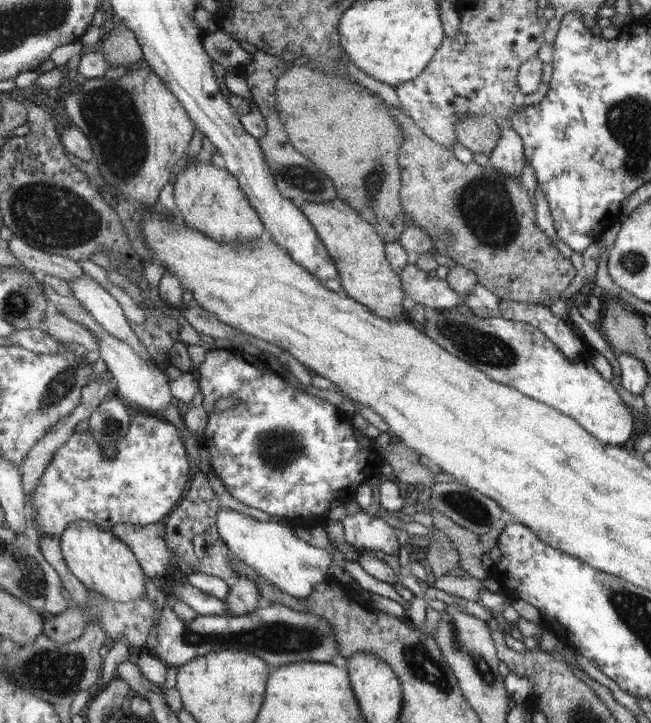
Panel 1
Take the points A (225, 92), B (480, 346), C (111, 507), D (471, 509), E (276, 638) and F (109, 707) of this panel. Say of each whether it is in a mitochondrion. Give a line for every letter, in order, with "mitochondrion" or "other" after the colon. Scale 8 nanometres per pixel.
A: other
B: mitochondrion
C: other
D: mitochondrion
E: mitochondrion
F: mitochondrion

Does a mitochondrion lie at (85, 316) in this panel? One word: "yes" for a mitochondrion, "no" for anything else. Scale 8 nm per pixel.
no

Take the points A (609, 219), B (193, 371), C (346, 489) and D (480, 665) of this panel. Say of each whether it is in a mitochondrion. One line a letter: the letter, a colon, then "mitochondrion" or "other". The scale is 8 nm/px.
A: other
B: other
C: other
D: mitochondrion

